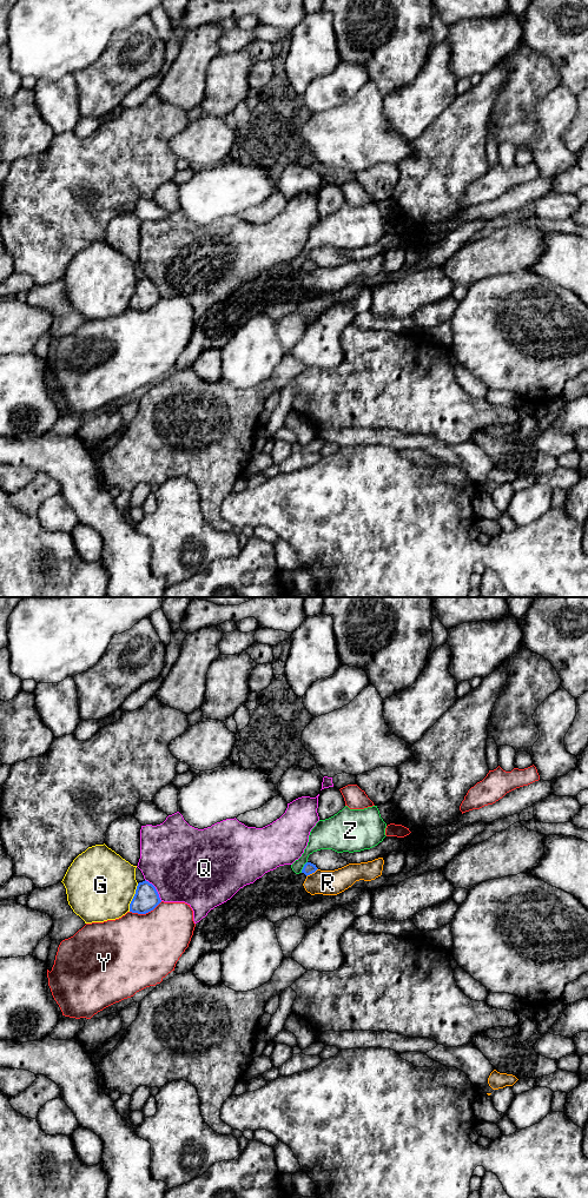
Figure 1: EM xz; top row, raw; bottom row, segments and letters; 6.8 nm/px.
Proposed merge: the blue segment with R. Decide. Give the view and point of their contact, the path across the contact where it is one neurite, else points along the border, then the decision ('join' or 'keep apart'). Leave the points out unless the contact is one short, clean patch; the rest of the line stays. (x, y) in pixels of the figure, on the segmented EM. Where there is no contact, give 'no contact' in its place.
meets blue in xz at (311, 873); border along xz (317, 868), (306, 877); keep apart

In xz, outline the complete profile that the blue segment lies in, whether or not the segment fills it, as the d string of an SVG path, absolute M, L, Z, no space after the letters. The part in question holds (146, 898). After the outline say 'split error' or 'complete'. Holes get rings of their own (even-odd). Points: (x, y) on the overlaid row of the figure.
M148 881L139 882L130 904L130 912L146 914L161 902L156 887Z; complete

